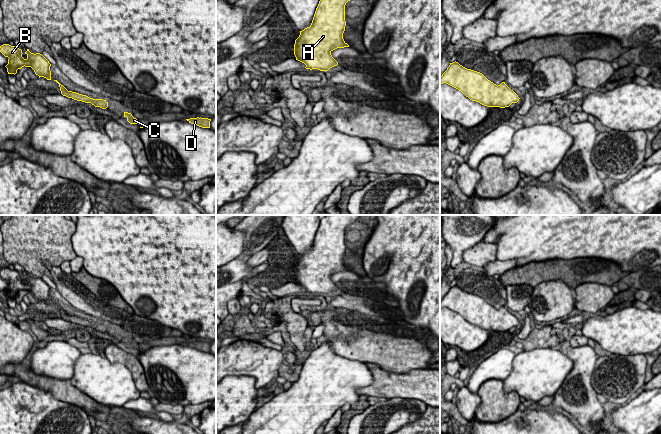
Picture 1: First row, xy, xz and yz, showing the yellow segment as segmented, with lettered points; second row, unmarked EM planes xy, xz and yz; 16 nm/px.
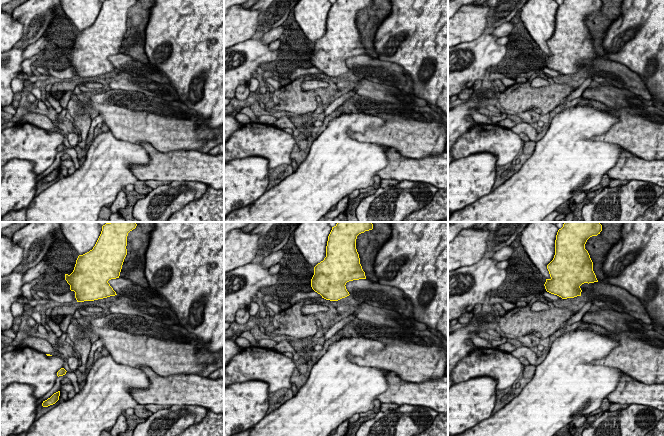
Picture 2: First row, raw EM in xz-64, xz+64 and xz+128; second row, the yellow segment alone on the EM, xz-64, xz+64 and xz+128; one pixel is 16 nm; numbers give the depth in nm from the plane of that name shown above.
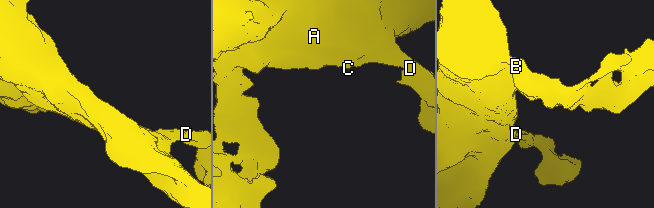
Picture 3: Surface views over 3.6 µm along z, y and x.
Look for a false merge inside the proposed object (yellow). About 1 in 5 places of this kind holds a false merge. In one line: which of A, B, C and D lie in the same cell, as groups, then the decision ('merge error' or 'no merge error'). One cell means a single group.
A B C D | no merge error

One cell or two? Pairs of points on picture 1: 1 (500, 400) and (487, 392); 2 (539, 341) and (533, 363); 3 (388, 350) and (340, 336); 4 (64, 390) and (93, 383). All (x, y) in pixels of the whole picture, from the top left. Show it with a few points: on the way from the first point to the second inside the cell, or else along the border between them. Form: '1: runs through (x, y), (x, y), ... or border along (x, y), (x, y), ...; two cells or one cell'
1: runs through (497, 400), (490, 395); one cell
2: border along (551, 347), (537, 347), (524, 351); two cells
3: runs through (376, 347), (352, 347); one cell
4: border along (69, 380), (79, 390), (95, 400); two cells

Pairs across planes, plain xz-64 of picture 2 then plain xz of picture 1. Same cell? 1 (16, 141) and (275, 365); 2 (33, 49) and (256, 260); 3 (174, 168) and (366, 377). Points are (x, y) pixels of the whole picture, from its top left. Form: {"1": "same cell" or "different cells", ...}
{"1": "same cell", "2": "same cell", "3": "different cells"}

